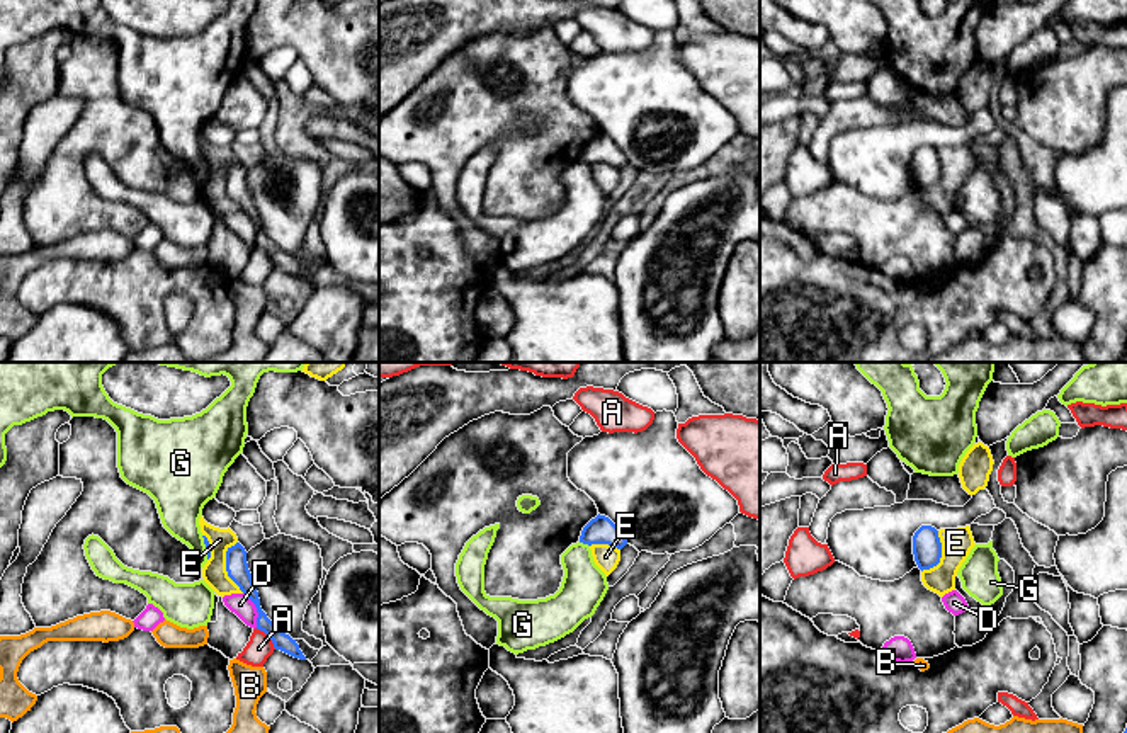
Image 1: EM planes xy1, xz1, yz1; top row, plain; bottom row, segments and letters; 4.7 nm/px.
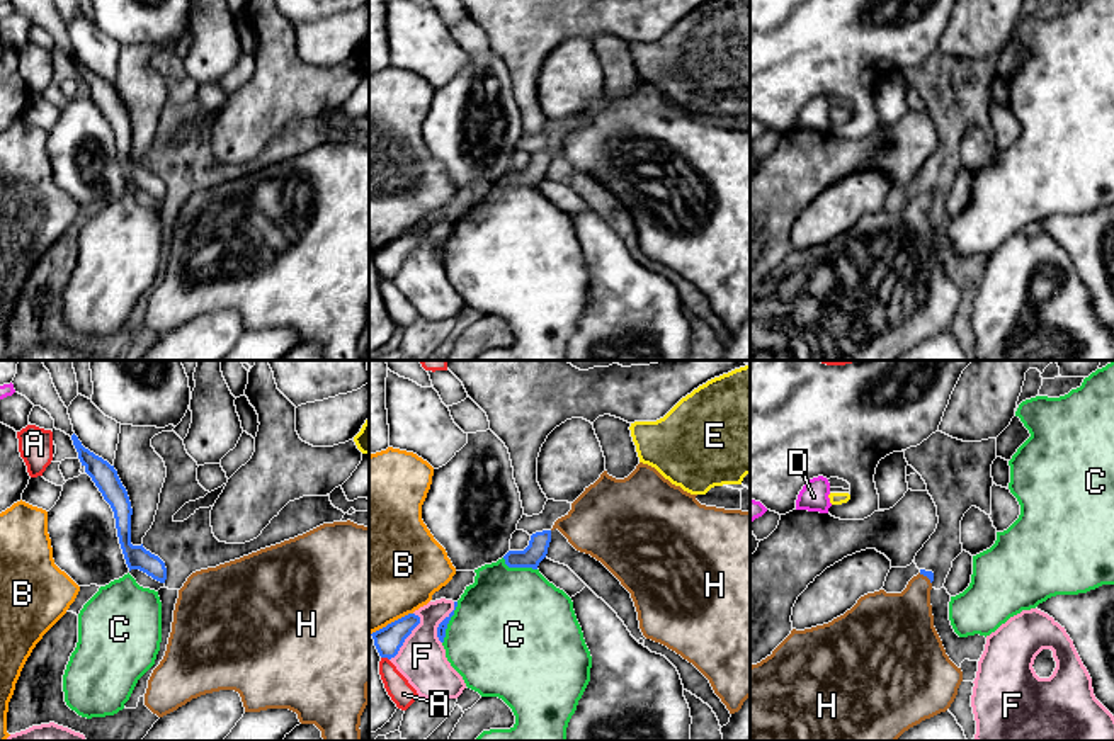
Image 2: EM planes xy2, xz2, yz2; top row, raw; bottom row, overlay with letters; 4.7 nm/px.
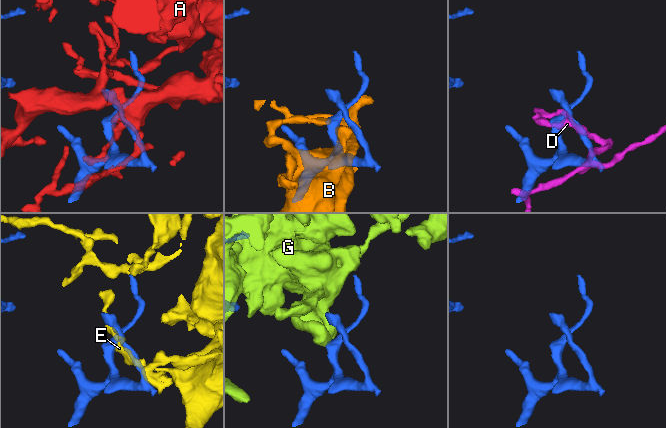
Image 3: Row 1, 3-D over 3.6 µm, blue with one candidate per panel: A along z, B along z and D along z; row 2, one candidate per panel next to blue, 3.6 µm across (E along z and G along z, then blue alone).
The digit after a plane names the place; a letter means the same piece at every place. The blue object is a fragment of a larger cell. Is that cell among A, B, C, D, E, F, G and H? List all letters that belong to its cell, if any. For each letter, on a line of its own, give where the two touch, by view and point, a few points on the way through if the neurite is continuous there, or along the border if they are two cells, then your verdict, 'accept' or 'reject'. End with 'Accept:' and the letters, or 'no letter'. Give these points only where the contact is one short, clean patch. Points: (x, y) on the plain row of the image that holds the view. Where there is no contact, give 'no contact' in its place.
A: xy1 (267, 254) | reject
B: xz2 (392, 242) | reject
C: xz2 (448, 242) | reject
D: xy1 (257, 228) | along xy1 (243, 211), (255, 227), (257, 245) | reject
E: xy1 (226, 186) | along xy1 (237, 160), (226, 170), (226, 194), (243, 211) | reject
F: xz2 (407, 255) | reject
G: xz1 (585, 162) | reject
H: yz2 (926, 194) | across yz2 (929, 194), (926, 194), (903, 242) | accept
Accept: H

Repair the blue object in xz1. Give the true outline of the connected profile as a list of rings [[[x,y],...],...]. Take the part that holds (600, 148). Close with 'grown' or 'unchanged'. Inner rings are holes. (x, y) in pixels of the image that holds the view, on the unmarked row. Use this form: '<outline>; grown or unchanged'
[[[597,134],[581,150],[580,162],[583,163],[609,163],[622,168],[627,163],[624,151],[605,134]]]; unchanged

